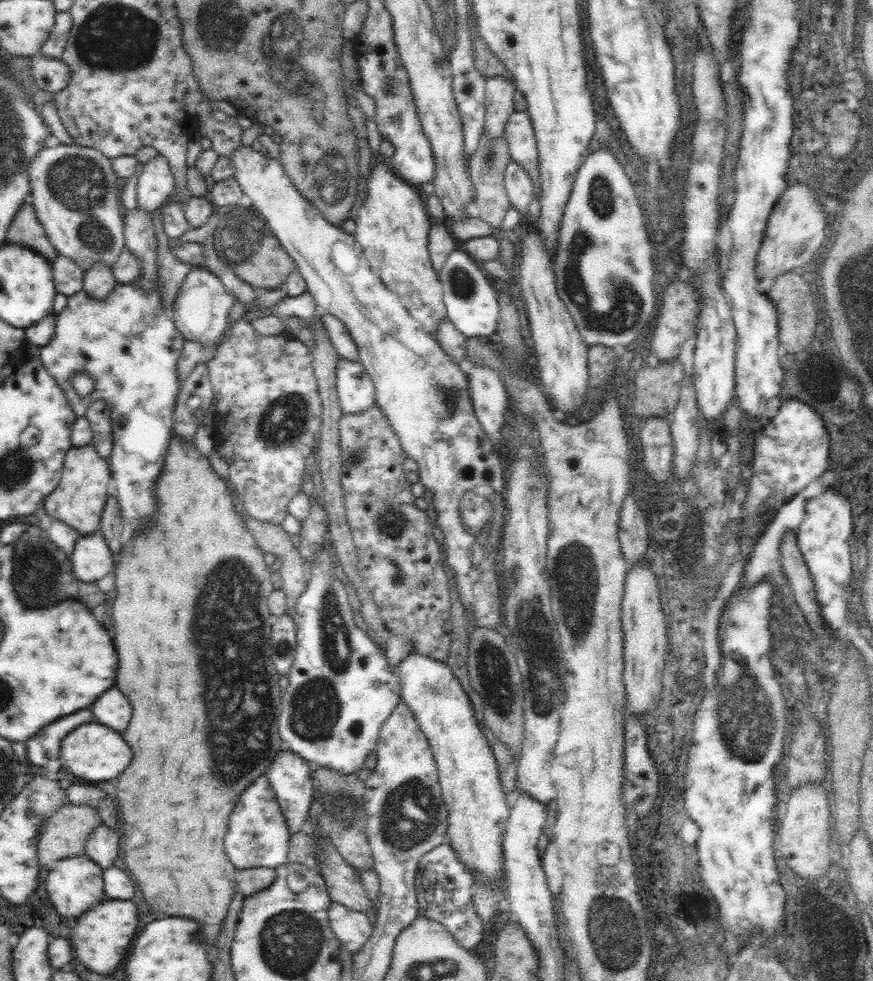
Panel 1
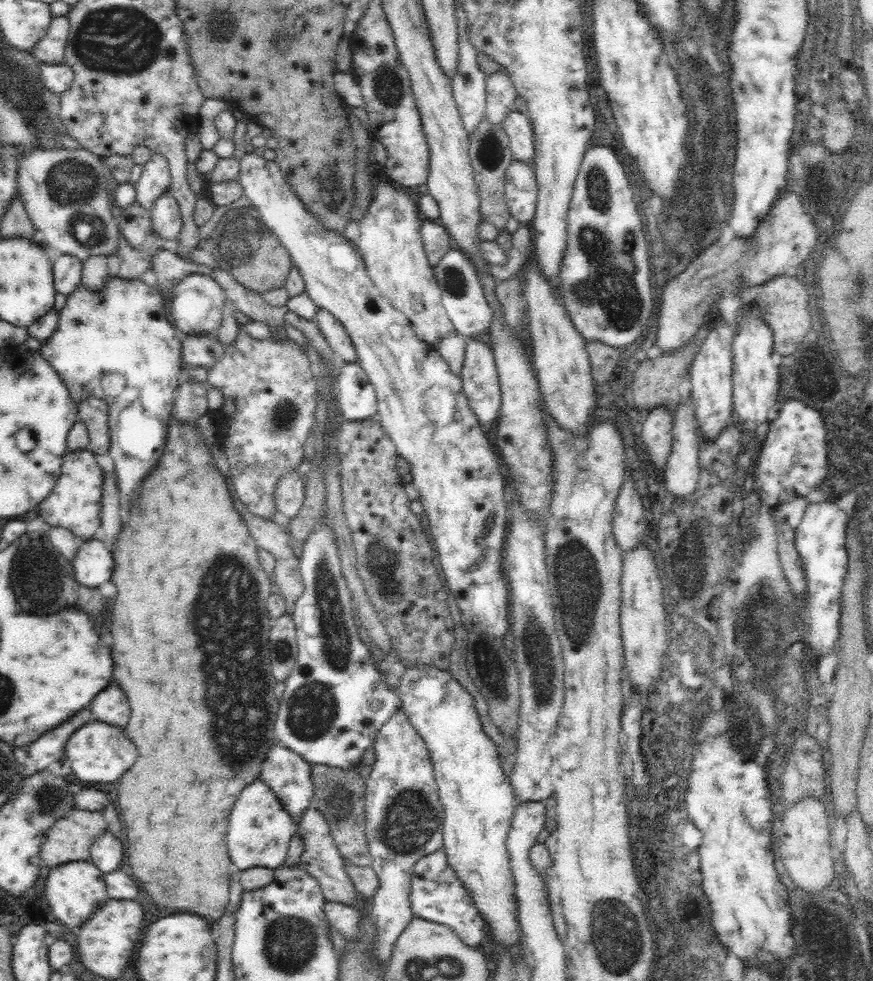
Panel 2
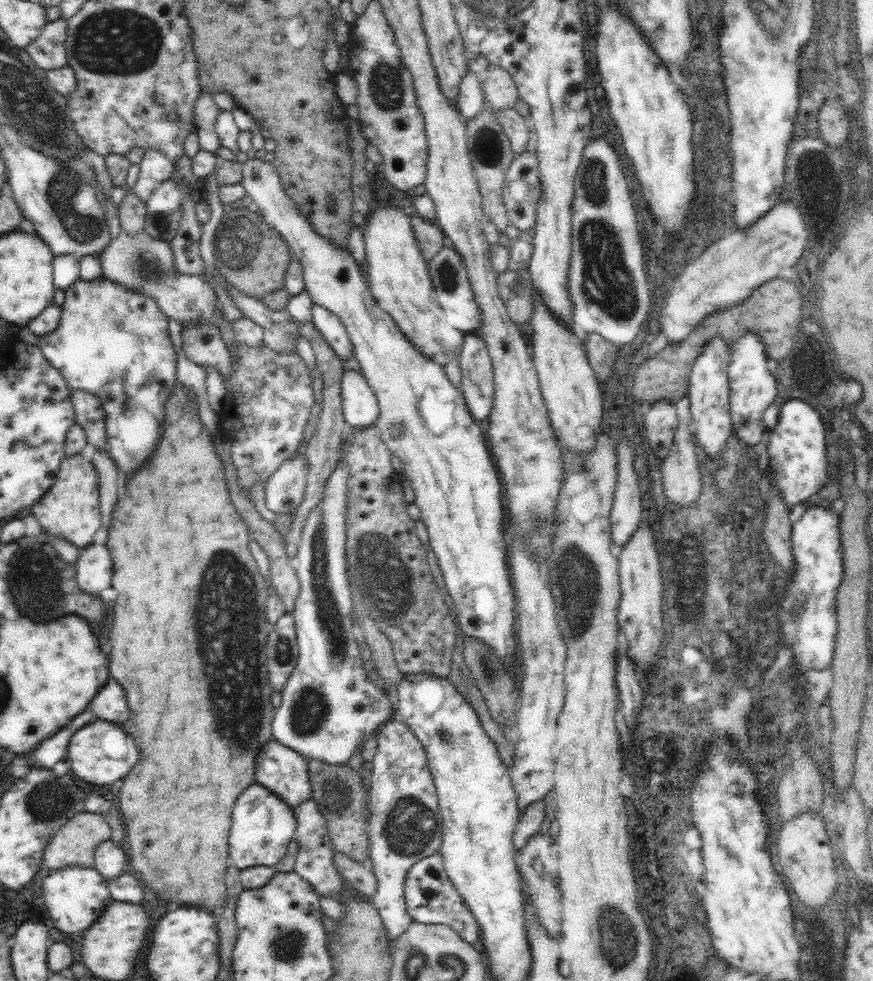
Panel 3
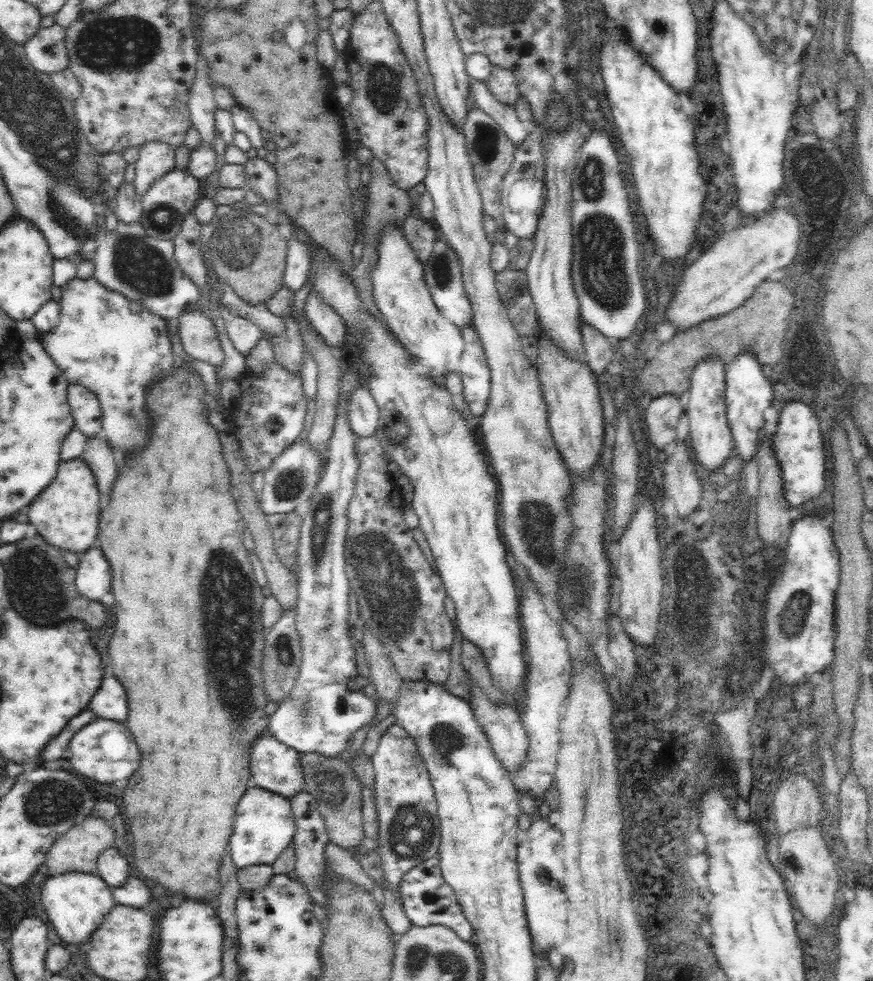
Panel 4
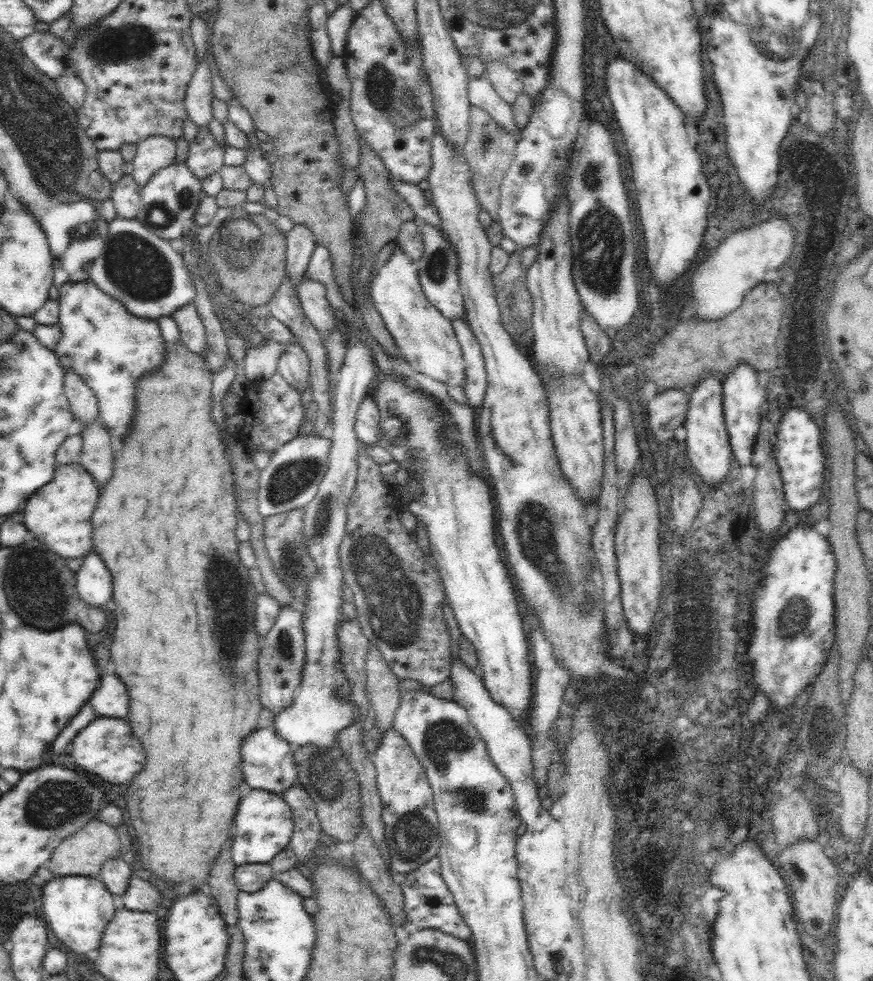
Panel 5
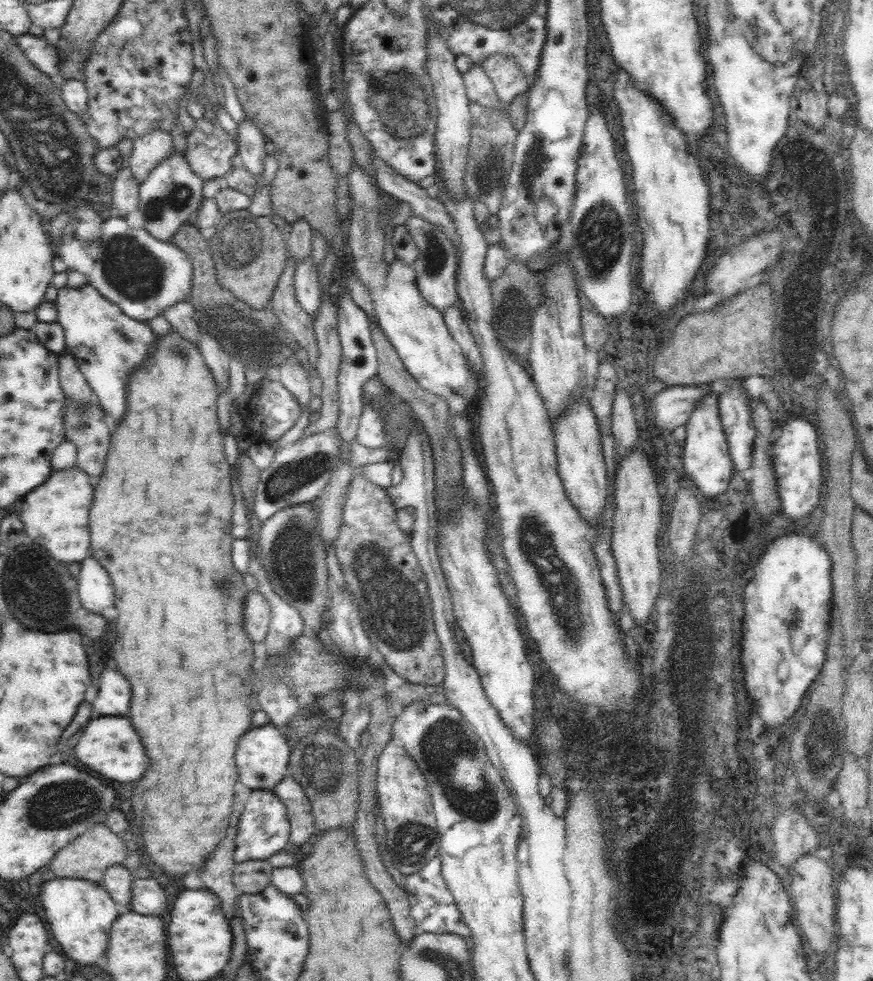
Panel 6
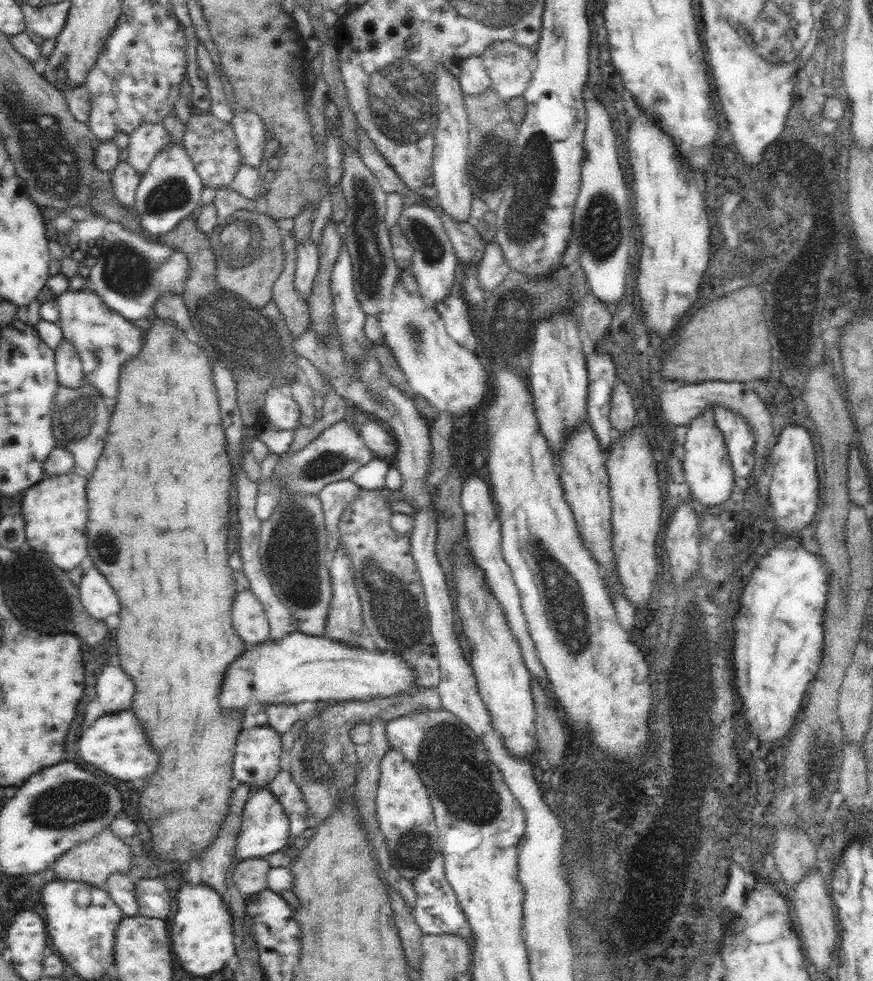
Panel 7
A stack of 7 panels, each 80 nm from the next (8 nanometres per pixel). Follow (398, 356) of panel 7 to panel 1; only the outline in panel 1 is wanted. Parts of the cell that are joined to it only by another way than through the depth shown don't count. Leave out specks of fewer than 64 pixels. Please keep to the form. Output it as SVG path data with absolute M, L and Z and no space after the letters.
M376 156L375 159L366 179L366 200L353 209L355 239L360 243L372 272L396 294L409 315L420 322L424 332L436 336L439 324L447 318L447 308L443 303L439 274L435 272L429 257L428 233L431 224L427 206L390 165Z

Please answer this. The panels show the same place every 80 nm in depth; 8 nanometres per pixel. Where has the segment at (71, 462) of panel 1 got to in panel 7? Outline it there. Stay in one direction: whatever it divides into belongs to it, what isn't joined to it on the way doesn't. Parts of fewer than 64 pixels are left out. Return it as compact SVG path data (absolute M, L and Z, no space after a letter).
M73 470L64 474L44 476L38 483L27 488L21 499L21 513L26 519L26 544L46 552L56 566L72 570L89 554L87 551L87 479Z

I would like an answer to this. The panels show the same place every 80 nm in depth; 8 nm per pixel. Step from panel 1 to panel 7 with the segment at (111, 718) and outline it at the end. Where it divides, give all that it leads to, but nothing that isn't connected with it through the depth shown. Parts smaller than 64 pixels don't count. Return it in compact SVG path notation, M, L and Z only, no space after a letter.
M106 666L98 676L98 702L104 712L130 710L134 682L120 666Z

